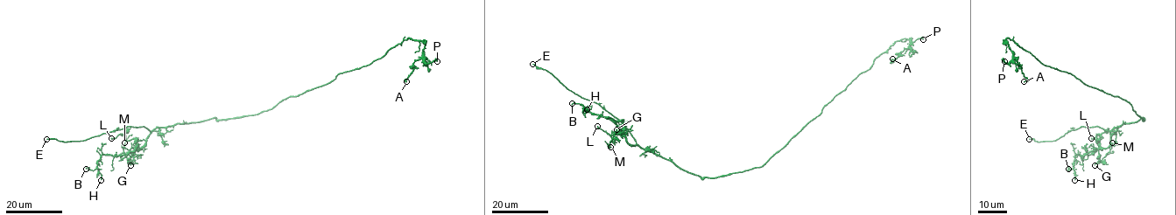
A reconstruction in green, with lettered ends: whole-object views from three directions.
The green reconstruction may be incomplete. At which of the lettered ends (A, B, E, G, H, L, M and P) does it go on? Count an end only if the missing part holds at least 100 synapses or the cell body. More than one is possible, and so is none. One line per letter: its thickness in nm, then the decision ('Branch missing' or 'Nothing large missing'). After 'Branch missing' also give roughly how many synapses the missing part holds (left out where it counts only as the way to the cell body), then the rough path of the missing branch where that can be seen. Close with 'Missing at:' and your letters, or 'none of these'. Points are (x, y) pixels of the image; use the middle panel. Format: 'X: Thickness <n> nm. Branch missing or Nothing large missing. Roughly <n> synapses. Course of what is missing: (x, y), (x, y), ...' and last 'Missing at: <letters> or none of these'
A: Thickness 160 nm. Nothing large missing
B: Thickness 130 nm. Nothing large missing
E: Thickness 200 nm. Branch missing. Course of what is missing: (532, 64), (524, 64), (496, 89)
G: Thickness 130 nm. Nothing large missing
H: Thickness 170 nm. Nothing large missing
L: Thickness 220 nm. Nothing large missing
M: Thickness 150 nm. Nothing large missing
P: Thickness 140 nm. Nothing large missing
Missing at: E

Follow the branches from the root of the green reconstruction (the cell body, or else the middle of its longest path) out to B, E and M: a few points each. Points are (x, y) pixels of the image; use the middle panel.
B: (756, 167), (702, 179), (670, 160), (631, 145), (611, 121), (593, 114), (580, 103), (572, 103)
E: (756, 167), (702, 179), (682, 170), (642, 149), (620, 121), (532, 64)
M: (756, 167), (702, 179), (680, 169), (670, 160), (637, 145), (631, 145), (621, 133), (613, 136), (610, 147)

